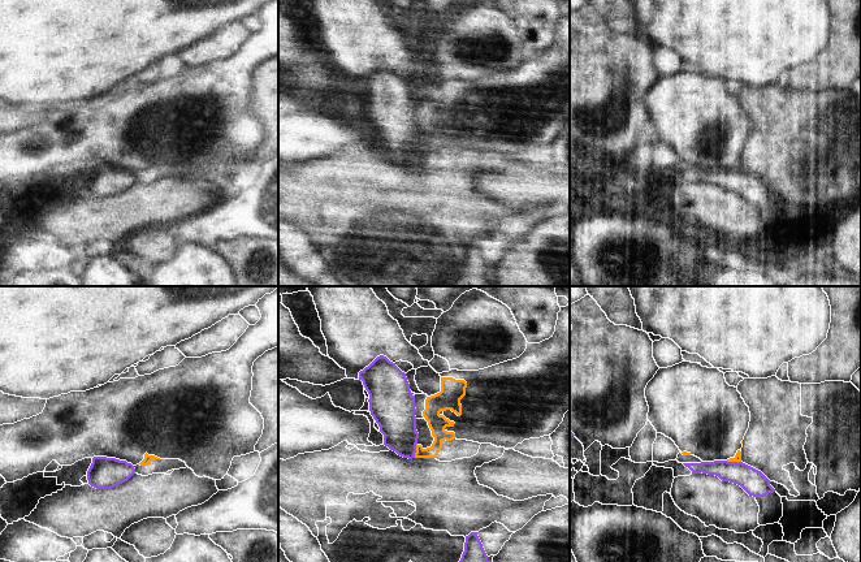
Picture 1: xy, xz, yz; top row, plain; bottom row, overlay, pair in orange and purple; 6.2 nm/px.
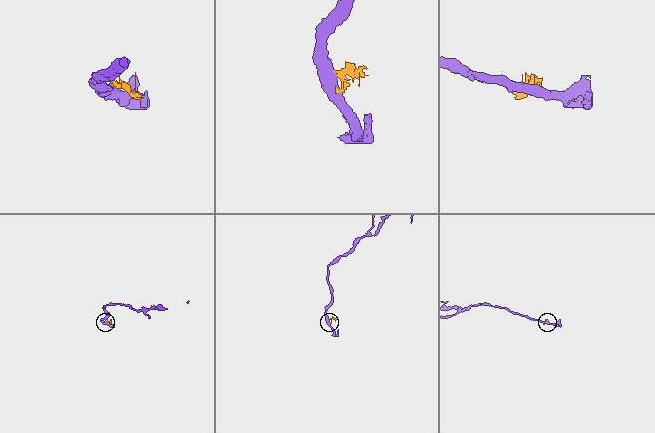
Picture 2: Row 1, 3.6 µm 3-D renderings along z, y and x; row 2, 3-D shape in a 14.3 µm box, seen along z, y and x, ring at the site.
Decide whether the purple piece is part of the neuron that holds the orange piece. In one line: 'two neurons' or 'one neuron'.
two neurons

